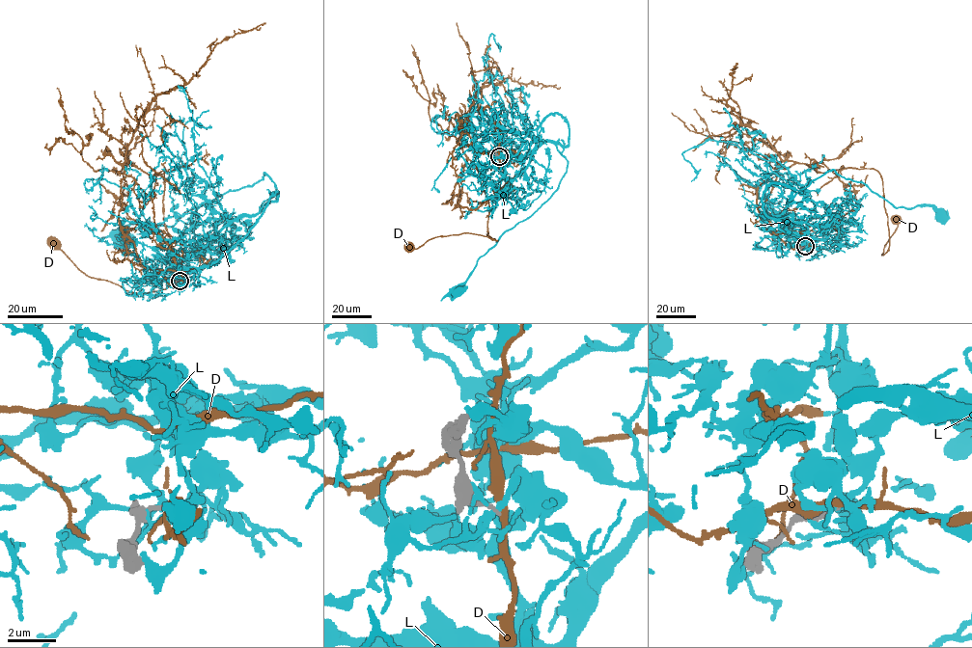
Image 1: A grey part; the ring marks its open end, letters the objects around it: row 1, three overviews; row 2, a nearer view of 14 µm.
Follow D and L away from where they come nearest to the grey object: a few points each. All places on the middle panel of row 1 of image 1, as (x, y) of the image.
D: (499, 155), (500, 132), (479, 108), (459, 132), (488, 202), (486, 234), (497, 241), (464, 232), (408, 247)
L: (499, 155), (504, 167), (536, 129), (525, 132), (551, 142), (567, 171), (441, 301)

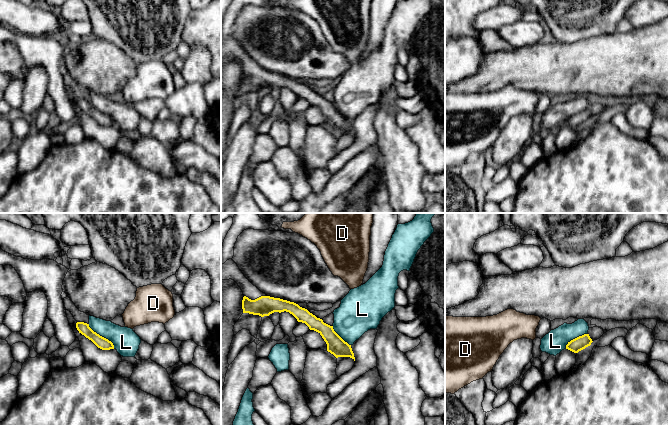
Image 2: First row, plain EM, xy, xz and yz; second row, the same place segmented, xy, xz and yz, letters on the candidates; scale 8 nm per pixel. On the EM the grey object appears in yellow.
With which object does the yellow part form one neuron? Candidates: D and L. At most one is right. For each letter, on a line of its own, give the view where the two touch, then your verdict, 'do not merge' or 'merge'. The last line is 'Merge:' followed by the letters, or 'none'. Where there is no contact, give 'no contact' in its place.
D: no contact; do not merge
L: meets yellow in xy; do not merge
Merge: none

